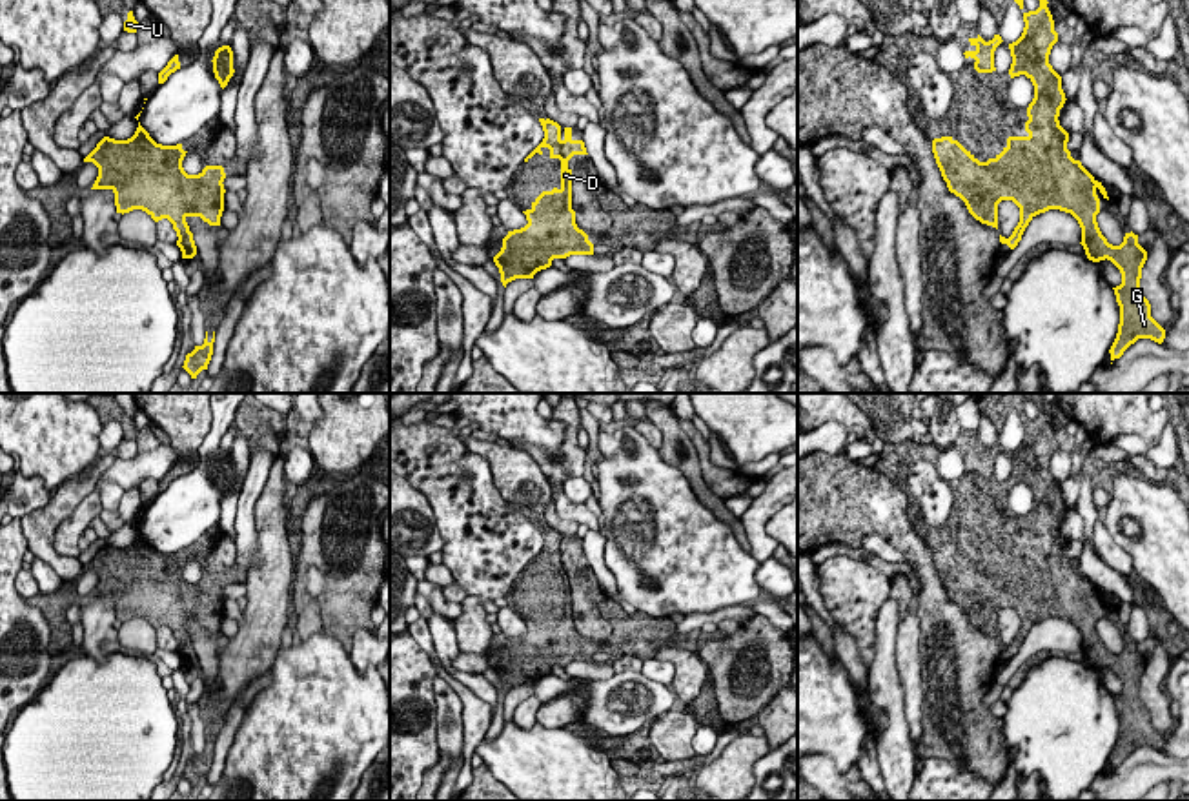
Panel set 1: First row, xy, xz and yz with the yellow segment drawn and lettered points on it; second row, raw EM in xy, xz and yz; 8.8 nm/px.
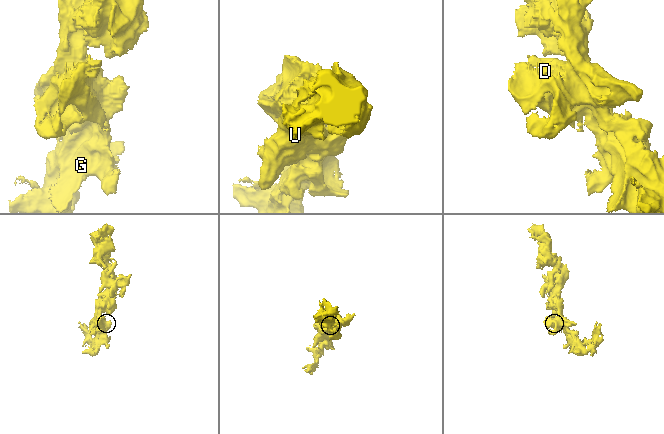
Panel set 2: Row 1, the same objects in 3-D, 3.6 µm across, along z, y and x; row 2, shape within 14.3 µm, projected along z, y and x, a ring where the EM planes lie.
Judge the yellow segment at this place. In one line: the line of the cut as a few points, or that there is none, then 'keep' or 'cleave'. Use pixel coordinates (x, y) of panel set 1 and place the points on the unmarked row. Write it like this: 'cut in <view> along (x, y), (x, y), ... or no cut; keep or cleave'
no cut; keep

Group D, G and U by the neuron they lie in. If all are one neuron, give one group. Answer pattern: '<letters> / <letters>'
D G U

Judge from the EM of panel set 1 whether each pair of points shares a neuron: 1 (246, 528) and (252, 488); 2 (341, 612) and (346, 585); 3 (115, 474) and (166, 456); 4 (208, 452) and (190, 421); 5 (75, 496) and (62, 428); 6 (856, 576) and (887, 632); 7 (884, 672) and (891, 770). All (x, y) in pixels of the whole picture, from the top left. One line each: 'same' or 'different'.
1: same
2: same
3: same
4: different
5: different
6: different
7: same

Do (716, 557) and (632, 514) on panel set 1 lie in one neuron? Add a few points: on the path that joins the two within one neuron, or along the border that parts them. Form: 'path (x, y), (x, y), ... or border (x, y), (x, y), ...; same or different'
path (696, 557), (652, 516); same

